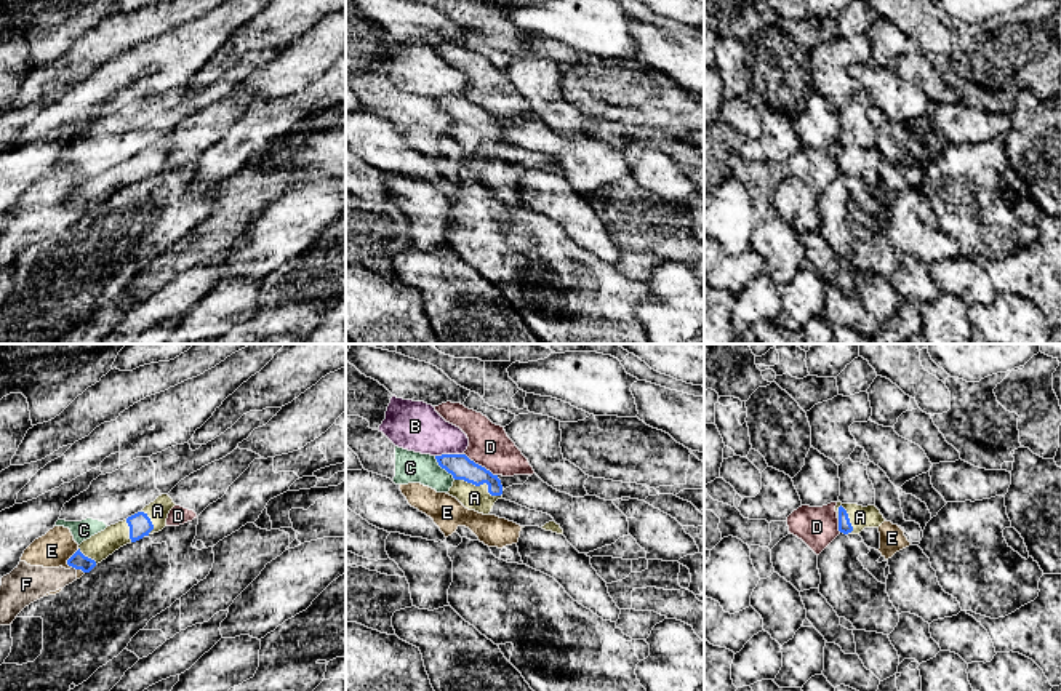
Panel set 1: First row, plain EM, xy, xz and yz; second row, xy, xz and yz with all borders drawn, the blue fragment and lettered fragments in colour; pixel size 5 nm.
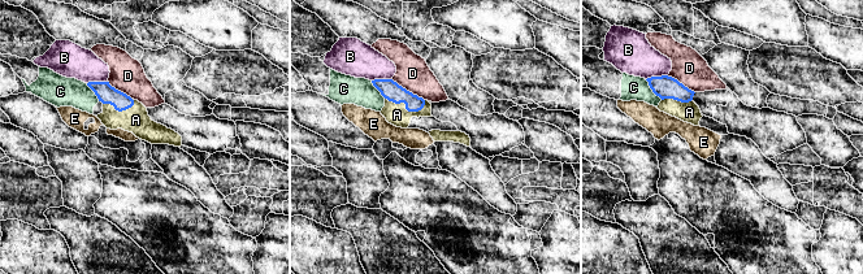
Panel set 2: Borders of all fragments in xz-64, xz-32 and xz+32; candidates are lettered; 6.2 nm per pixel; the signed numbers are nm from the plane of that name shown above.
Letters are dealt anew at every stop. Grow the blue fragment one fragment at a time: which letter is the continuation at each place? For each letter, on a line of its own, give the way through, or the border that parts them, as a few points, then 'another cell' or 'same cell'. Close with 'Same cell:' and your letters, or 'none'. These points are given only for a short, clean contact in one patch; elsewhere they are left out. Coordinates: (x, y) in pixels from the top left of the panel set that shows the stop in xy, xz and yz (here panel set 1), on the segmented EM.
A: runs through xz (460, 466), (480, 483), (474, 498); same cell
B: another cell
C: border along xz (434, 456), (455, 479); another cell
D: another cell
E: border along xy (79, 549), (68, 560), (69, 567); another cell
F: another cell
Same cell: A

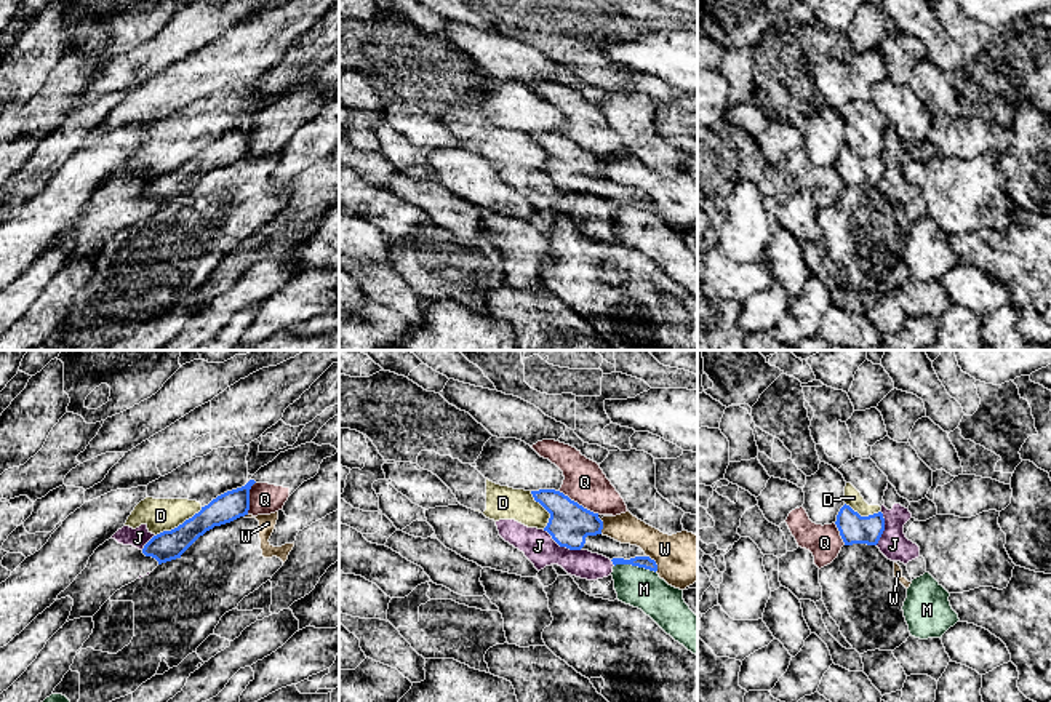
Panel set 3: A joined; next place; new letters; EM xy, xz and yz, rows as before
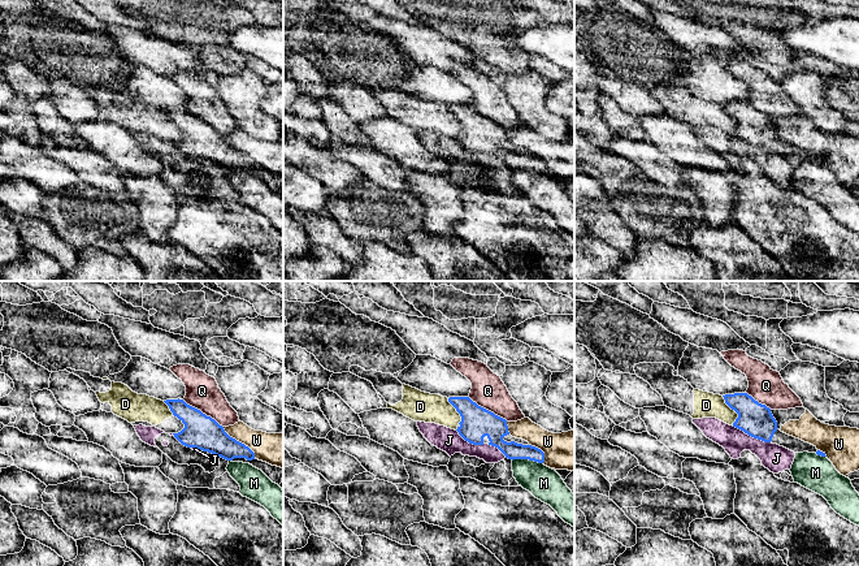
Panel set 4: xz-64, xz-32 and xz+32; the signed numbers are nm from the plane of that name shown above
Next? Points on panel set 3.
D: border along xy (202, 507), (176, 526), (163, 530), (155, 536); another cell
J: another cell
M: border along xz (615, 565), (637, 565), (655, 573); another cell
Q: another cell
W: another cell
Same cell: none

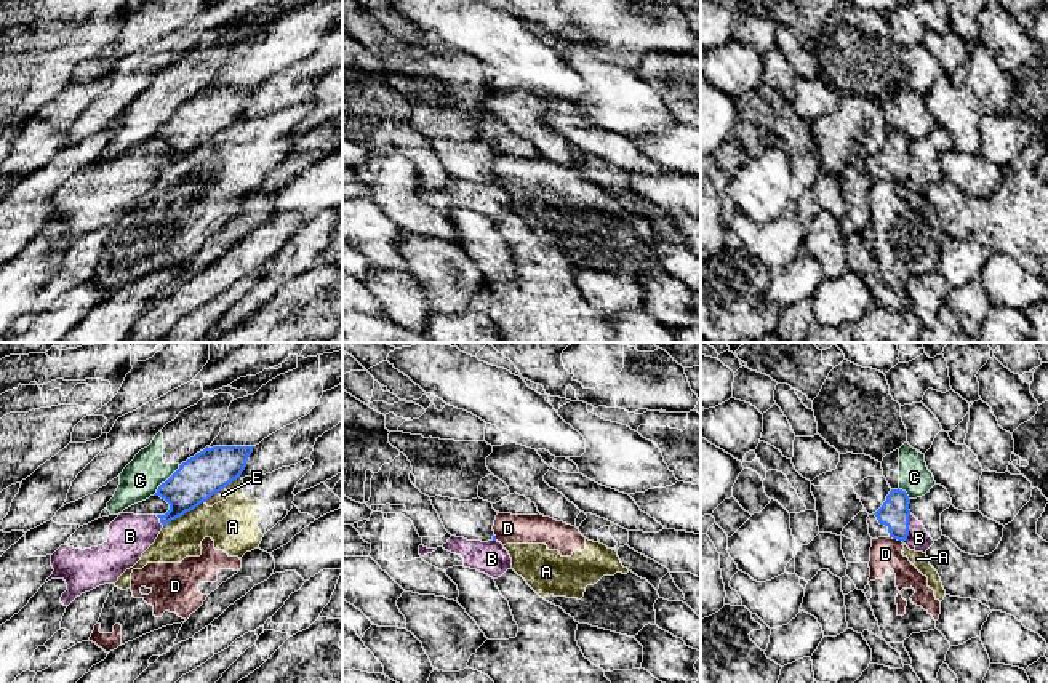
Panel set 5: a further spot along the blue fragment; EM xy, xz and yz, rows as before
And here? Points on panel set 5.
A: another cell
B: border along yz (911, 514), (908, 536), (903, 541); another cell
C: border along xy (180, 466), (152, 495); another cell
D: border along yz (890, 536), (903, 543); another cell
E: border along xy (223, 488), (204, 501); another cell
Same cell: none

